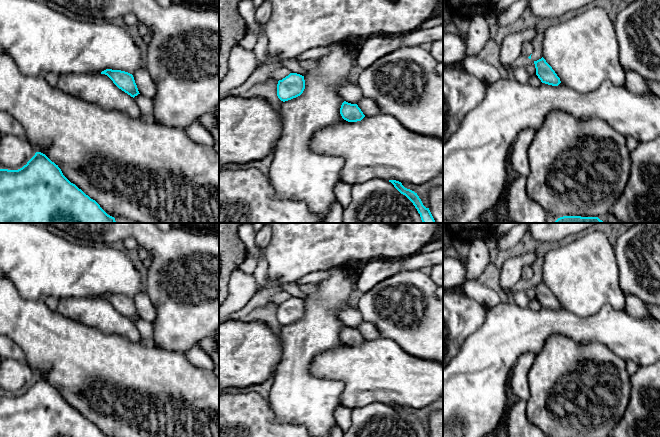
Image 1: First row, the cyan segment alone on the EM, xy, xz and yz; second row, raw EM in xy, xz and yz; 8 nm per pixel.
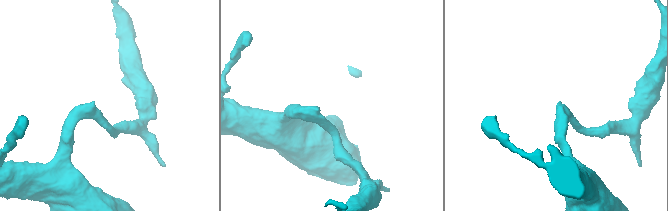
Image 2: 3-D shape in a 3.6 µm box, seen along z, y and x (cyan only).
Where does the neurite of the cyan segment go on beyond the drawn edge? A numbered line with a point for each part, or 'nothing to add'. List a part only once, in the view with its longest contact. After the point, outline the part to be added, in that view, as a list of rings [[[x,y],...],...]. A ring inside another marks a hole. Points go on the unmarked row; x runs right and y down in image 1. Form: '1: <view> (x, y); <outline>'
1: yz (527, 273); [[[531,265],[524,266],[522,271],[522,279],[529,281],[533,277],[533,269]]]

